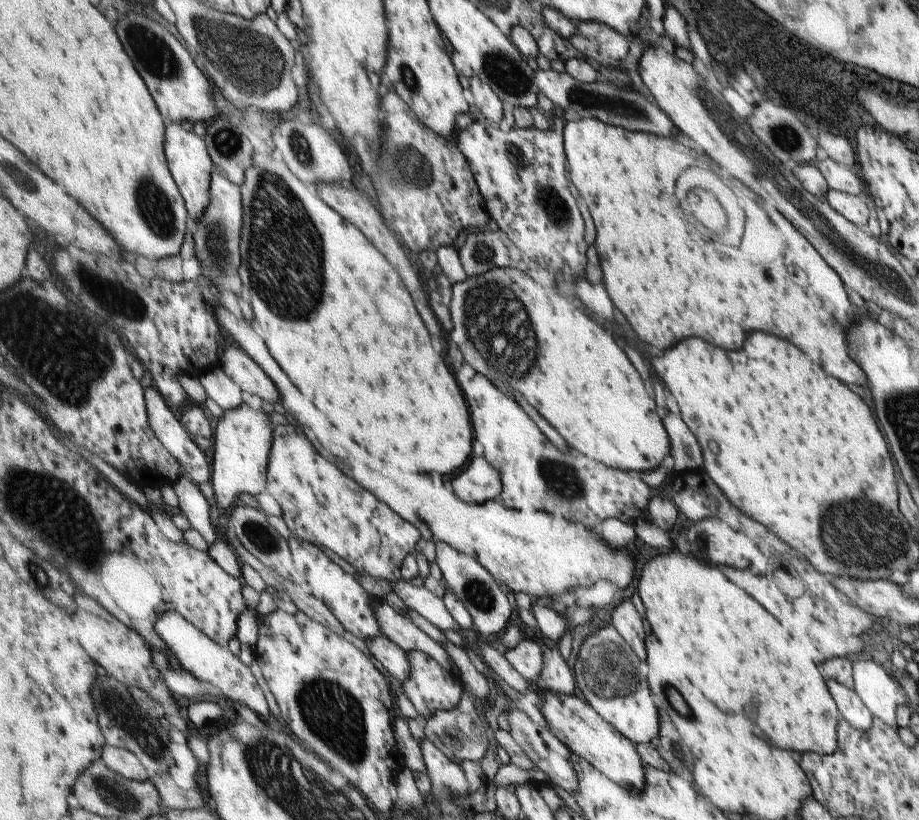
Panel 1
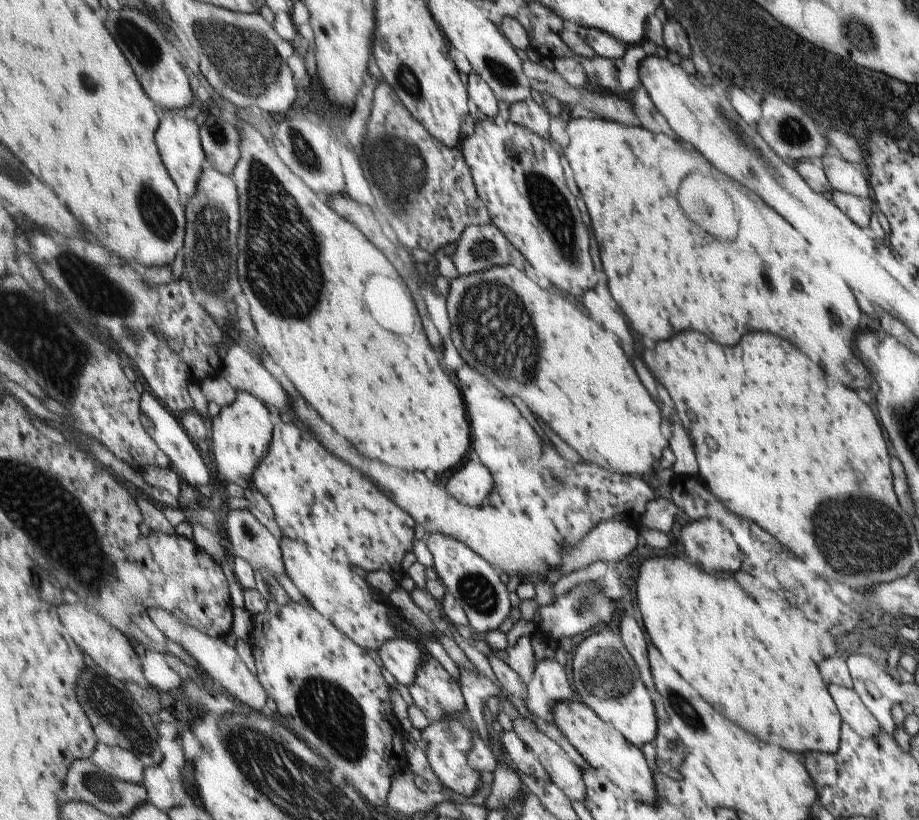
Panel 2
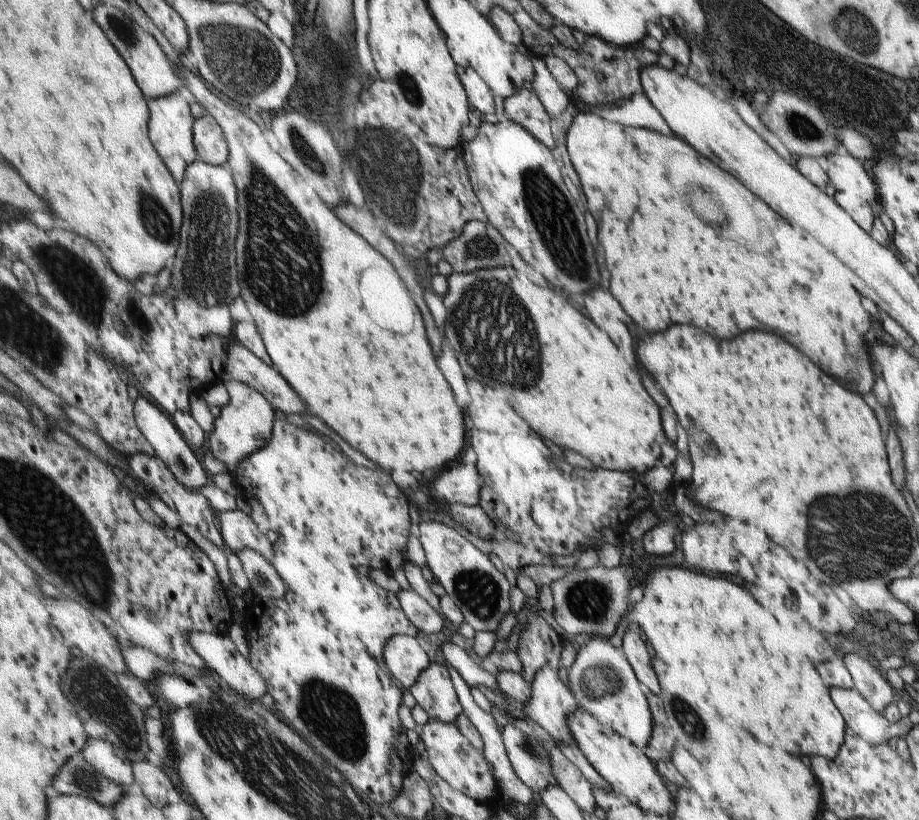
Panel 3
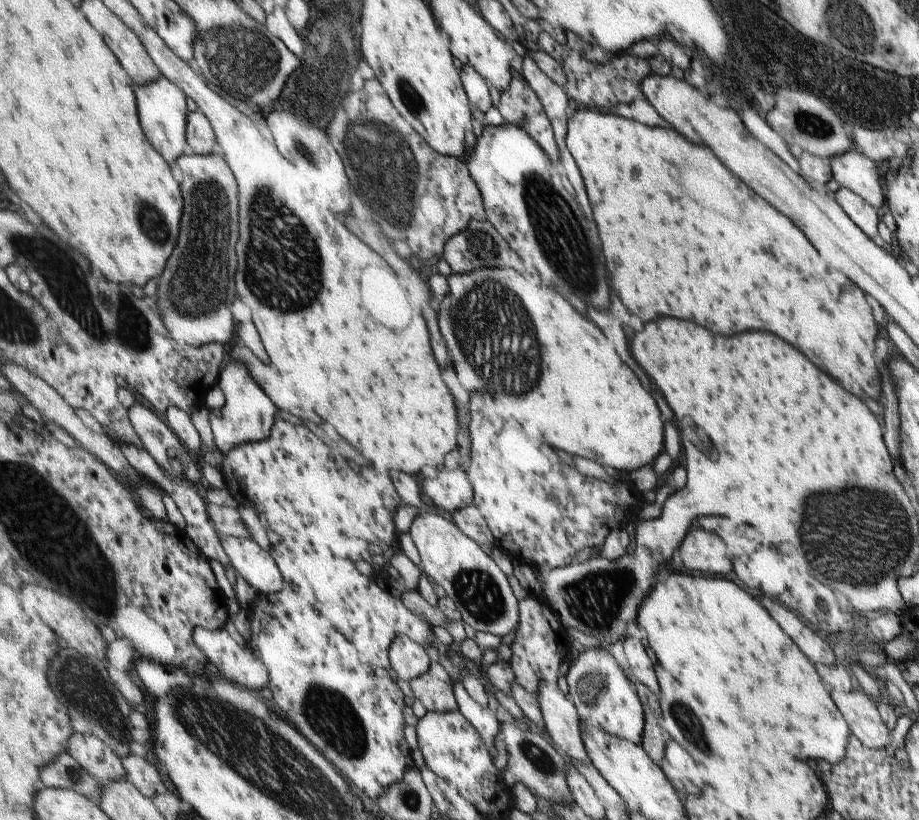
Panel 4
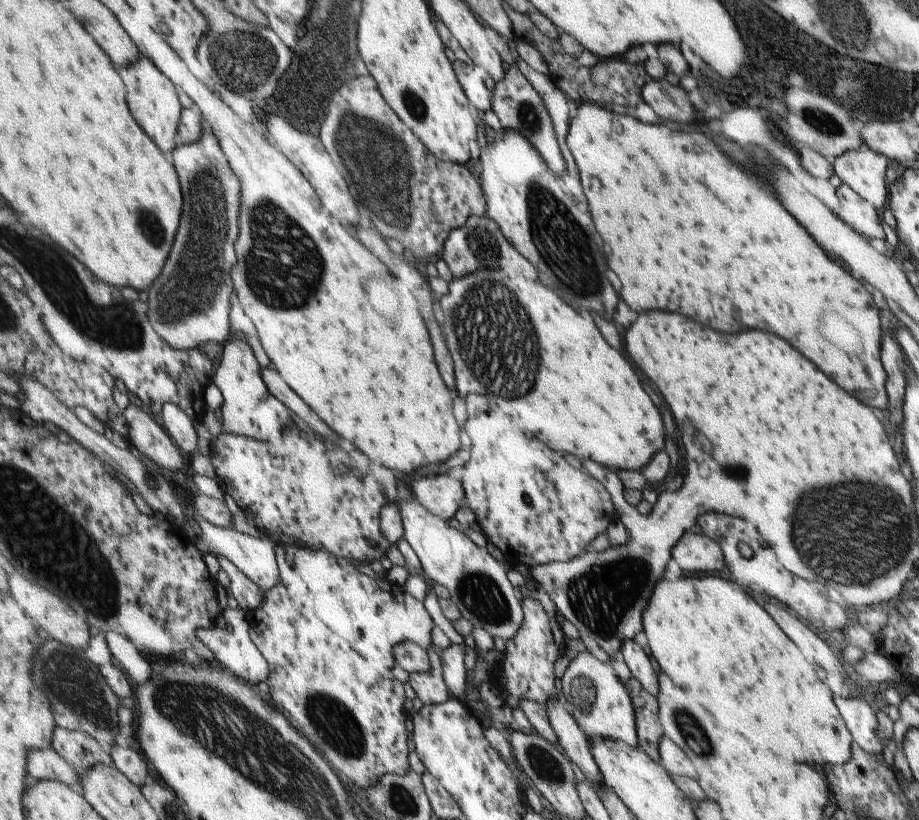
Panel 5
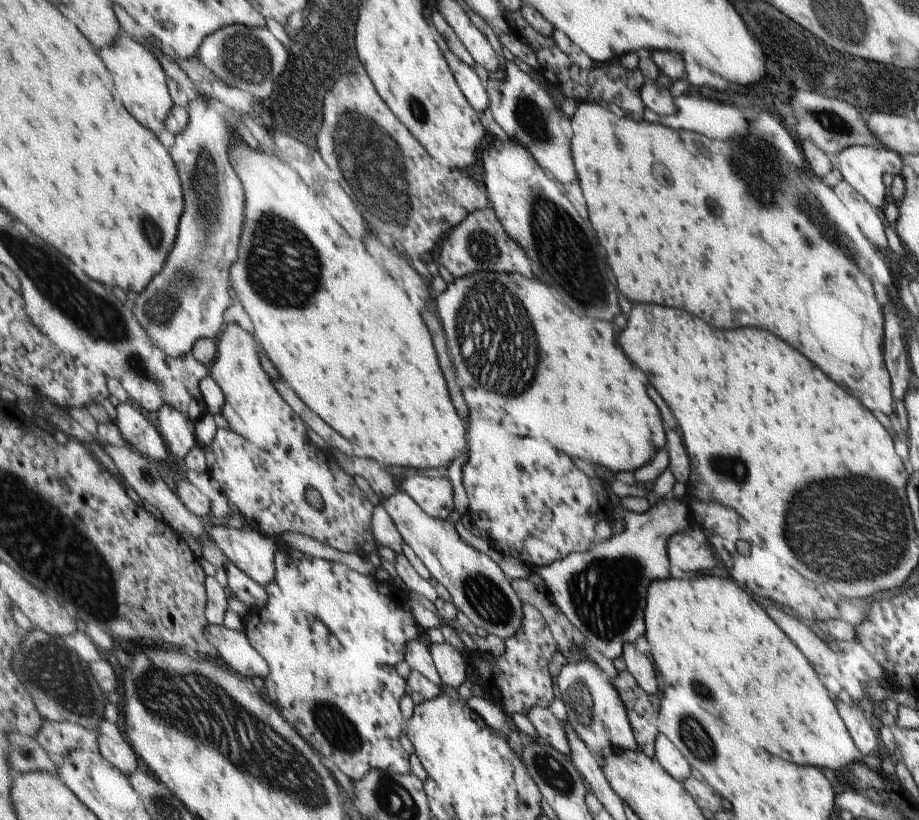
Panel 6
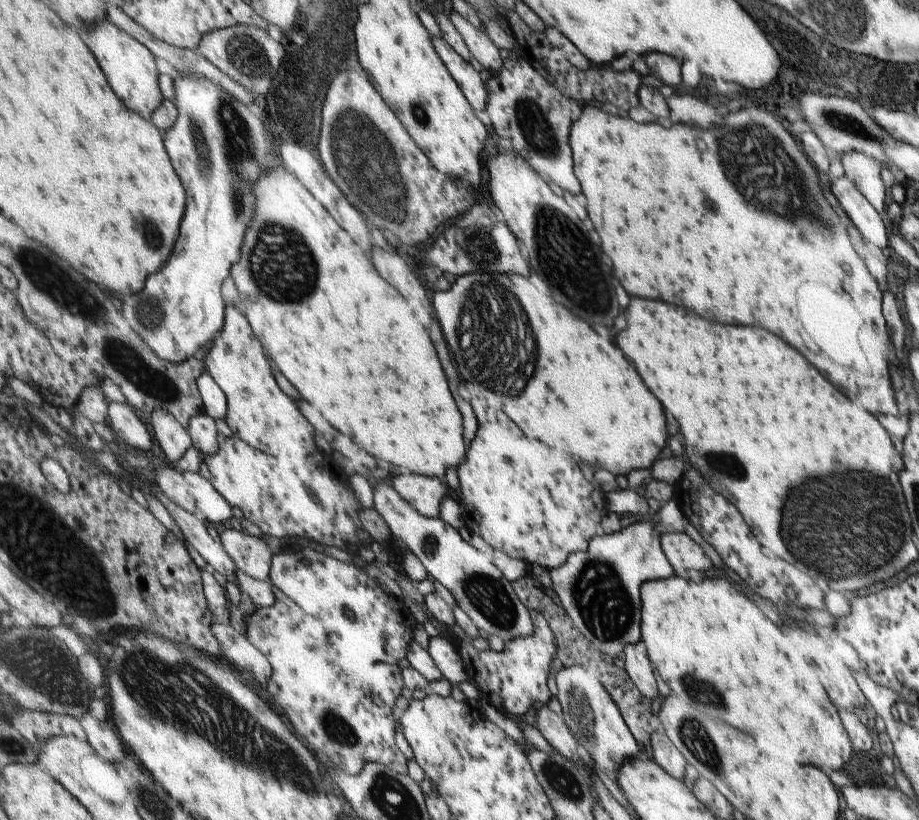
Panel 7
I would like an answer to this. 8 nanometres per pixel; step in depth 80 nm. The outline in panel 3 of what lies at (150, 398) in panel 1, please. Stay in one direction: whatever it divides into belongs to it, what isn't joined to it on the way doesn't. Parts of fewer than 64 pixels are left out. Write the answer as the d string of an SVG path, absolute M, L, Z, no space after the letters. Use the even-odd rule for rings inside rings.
M138 395L136 398L137 408L135 416L137 417L138 425L143 431L143 434L150 440L150 443L158 452L159 458L163 459L173 474L188 488L199 490L209 482L207 469L203 467L202 462L195 452L191 450L191 445L187 442L184 434L179 430L179 427L174 423L174 420L169 418L160 406L155 406L153 402L149 402L145 396Z

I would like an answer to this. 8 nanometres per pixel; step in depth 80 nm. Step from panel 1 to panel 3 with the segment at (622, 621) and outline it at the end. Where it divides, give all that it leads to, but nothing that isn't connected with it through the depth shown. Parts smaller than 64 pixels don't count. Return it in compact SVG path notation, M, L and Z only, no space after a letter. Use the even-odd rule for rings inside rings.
M626 629L622 643L622 653L628 659L628 663L634 671L637 678L649 689L655 696L660 696L660 686L658 680L655 680L653 668L651 668L651 658L647 654L647 648L643 640L637 633Z

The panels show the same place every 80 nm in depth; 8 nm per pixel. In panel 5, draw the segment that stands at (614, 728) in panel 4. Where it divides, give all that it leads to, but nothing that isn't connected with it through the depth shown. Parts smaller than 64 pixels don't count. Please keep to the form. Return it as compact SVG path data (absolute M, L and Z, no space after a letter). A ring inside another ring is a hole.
M587 651L579 653L569 664L563 677L563 694L570 713L578 720L580 727L591 737L605 737L637 746L635 713L625 686L617 680L611 665L599 662Z

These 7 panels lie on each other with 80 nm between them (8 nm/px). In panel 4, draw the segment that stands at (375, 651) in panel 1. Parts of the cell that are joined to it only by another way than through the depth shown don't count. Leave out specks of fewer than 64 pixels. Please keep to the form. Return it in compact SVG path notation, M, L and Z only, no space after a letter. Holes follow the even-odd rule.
M400 634L390 646L391 668L398 678L411 682L425 674L431 666L425 646L415 642L410 636Z

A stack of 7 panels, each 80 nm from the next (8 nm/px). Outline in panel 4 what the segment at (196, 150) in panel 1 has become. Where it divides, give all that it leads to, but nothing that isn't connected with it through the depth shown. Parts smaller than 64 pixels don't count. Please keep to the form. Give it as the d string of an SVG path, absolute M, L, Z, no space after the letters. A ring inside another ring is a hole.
M165 76L145 87L134 84L134 89L138 96L139 110L141 110L141 122L145 124L145 134L149 134L149 140L164 155L168 163L179 161L189 152L188 116L190 112L187 108L186 94Z

